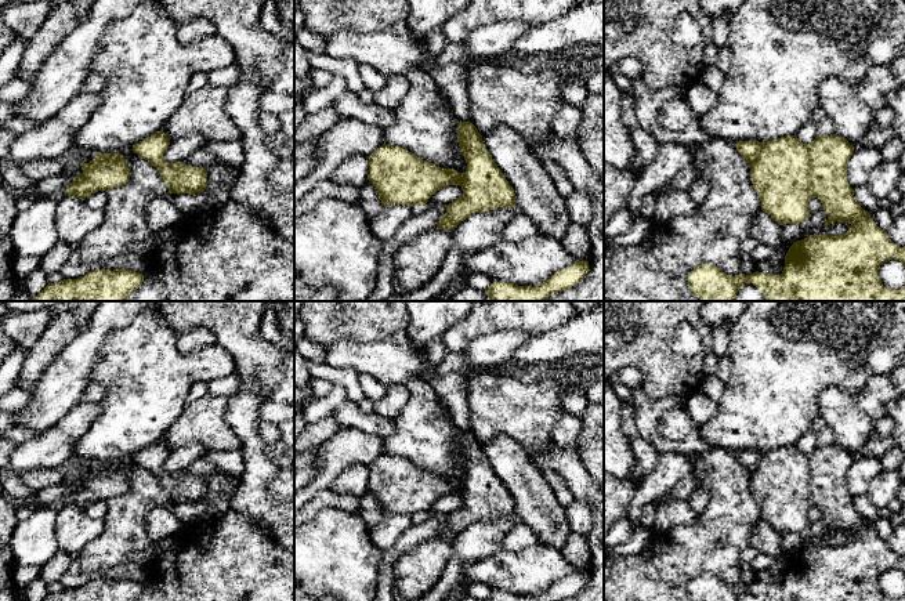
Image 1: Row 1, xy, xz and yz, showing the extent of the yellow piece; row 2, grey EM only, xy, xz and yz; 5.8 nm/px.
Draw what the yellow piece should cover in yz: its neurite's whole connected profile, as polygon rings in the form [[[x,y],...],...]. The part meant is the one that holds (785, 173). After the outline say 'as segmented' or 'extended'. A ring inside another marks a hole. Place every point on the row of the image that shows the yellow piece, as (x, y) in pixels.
[[[830,134],[817,135],[810,144],[803,144],[797,135],[786,135],[767,142],[741,141],[735,144],[736,151],[749,163],[750,181],[760,198],[761,210],[768,213],[779,225],[800,224],[811,214],[808,202],[818,198],[828,214],[823,227],[832,222],[850,222],[851,228],[844,235],[812,235],[794,242],[785,257],[785,267],[781,275],[767,272],[739,274],[730,276],[717,265],[702,264],[688,275],[688,286],[701,301],[735,301],[738,290],[745,283],[753,283],[765,297],[765,301],[905,301],[905,286],[893,290],[886,287],[879,279],[879,268],[887,260],[901,260],[905,264],[905,246],[897,246],[870,218],[854,196],[854,189],[847,180],[847,162],[854,152],[854,146],[844,138]]] | as segmented

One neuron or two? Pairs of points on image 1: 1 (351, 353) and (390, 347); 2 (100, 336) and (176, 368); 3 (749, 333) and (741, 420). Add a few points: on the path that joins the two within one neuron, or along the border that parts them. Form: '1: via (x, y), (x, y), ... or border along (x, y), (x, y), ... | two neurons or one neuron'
1: via (361, 353), (380, 353) | one neuron
2: border along (133, 321), (109, 335), (93, 369) | two neurons
3: via (750, 355), (750, 398) | one neuron

